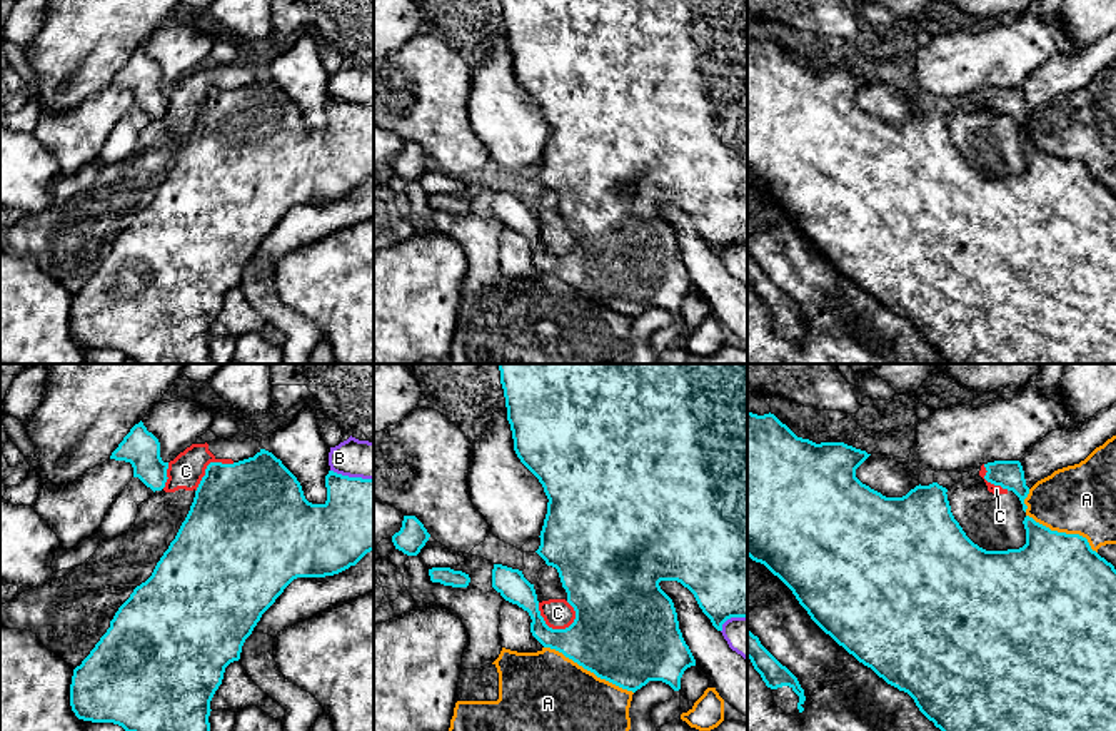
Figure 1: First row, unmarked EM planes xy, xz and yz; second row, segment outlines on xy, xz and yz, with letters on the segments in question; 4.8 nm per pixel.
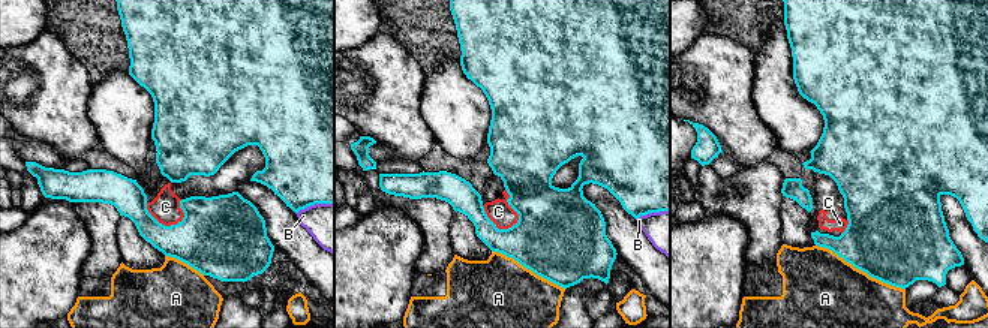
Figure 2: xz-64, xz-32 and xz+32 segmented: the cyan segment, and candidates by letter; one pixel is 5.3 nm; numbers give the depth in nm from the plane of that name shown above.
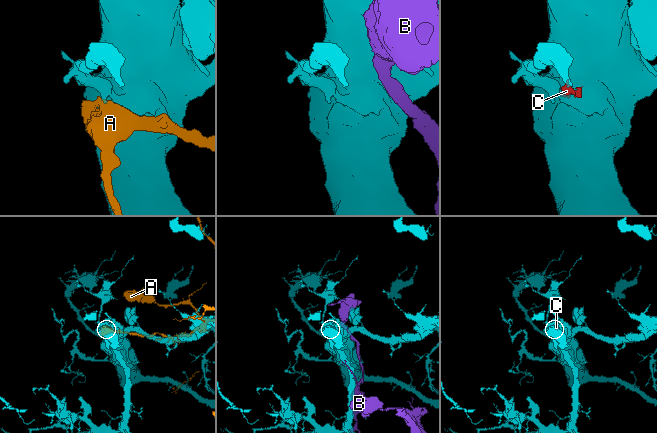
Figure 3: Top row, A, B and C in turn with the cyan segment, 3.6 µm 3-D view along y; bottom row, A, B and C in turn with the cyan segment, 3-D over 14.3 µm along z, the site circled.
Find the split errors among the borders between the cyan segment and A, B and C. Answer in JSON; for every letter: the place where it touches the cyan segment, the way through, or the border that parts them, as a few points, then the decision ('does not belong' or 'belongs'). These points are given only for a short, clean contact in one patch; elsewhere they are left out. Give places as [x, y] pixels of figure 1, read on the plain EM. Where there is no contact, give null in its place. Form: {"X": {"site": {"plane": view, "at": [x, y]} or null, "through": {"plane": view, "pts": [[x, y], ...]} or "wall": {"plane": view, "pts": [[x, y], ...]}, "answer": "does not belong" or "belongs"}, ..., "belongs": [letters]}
{"A": {"site": {"plane": "xz", "at": [589, 296]}, "answer": "does not belong"}, "B": {"site": {"plane": "xy", "at": [352, 104]}, "answer": "does not belong"}, "C": {"site": {"plane": "xz", "at": [551, 254]}, "wall": {"plane": "xz", "pts": [[537, 229], [539, 241], [552, 254], [566, 254], [576, 244]]}, "answer": "does not belong"}, "belongs": []}

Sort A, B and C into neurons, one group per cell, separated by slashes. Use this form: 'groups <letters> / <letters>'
groups A / B / C

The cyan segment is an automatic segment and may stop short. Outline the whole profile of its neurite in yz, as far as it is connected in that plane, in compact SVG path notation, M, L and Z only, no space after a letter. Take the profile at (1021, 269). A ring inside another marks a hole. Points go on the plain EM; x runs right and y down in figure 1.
M747 38L747 182L764 190L774 202L777 202L796 222L799 230L807 237L811 245L829 260L839 272L852 280L859 289L871 294L887 310L907 319L919 337L934 349L948 364L1116 364L1116 195L1111 189L1091 175L1086 164L1079 160L1066 160L1051 157L1026 142L1023 150L1026 155L1026 170L1019 175L986 177L974 170L951 139L948 127L948 115L933 108L929 112L916 112L902 124L886 124L881 118L862 110L856 103L856 95L869 83L866 77L856 75L844 68L821 68L797 63L786 50L774 40L757 42Z

